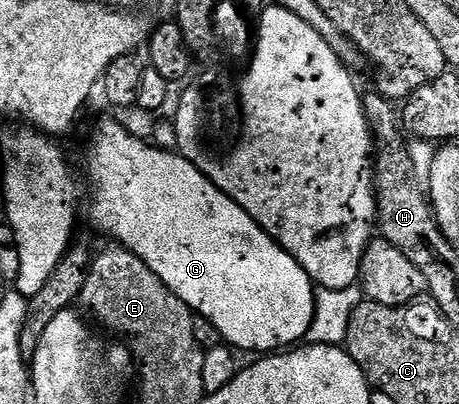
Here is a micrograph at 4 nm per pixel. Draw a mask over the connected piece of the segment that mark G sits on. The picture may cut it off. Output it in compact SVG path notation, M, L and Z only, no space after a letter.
M105 119L97 127L97 132L93 135L93 144L89 147L89 179L93 182L93 223L105 235L110 235L110 240L125 246L128 251L133 251L135 257L139 257L196 314L203 316L207 321L215 325L215 329L221 334L222 340L228 346L241 351L261 351L257 353L277 353L282 349L292 348L300 344L308 336L309 326L315 313L315 284L307 277L307 273L295 261L295 257L288 255L274 239L263 230L253 218L247 214L234 199L228 199L215 184L211 182L209 176L205 174L200 166L196 167L189 159L184 159L181 153L174 151L164 151L152 142L141 140L137 135L129 135L129 131L121 123L116 123L113 119Z

